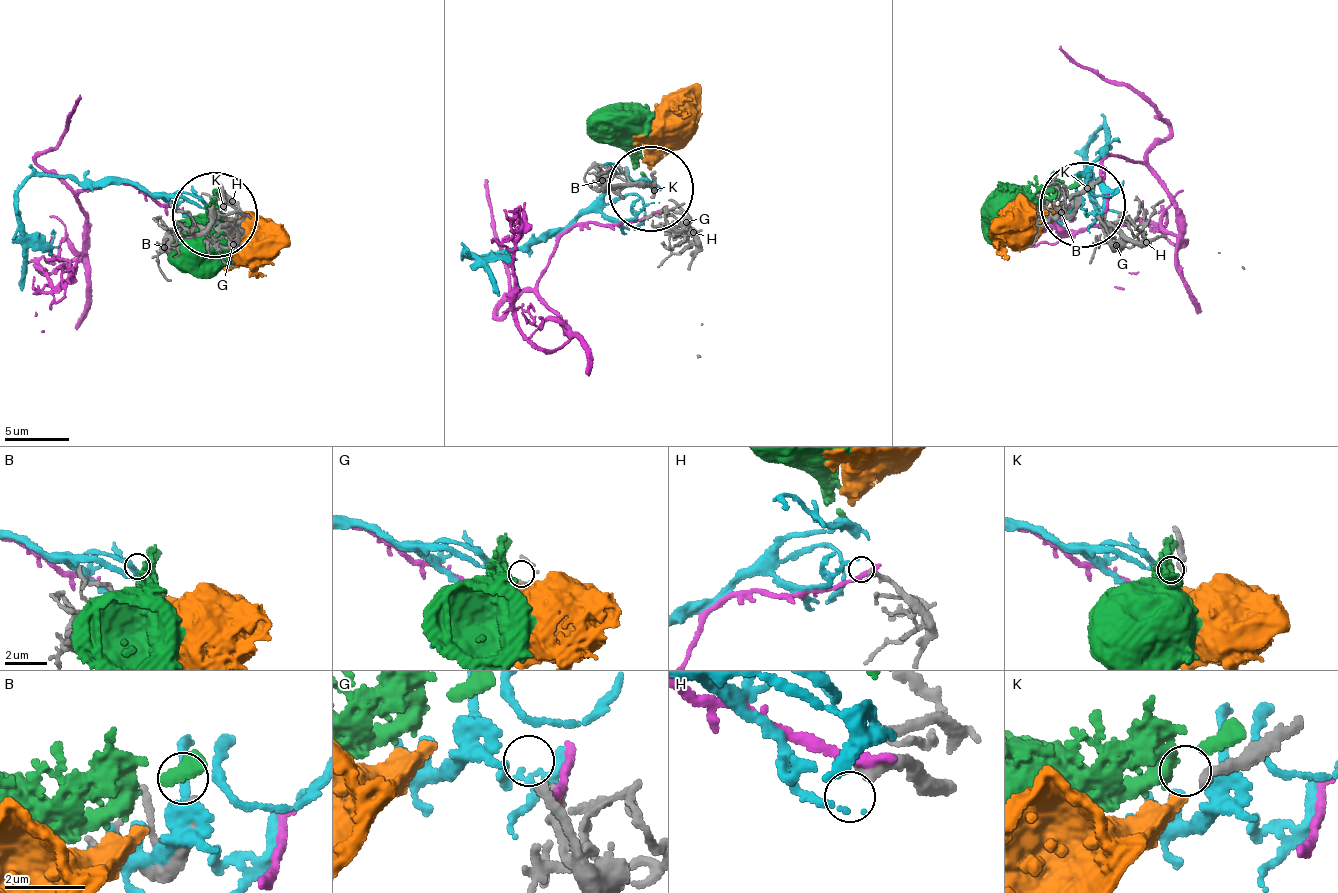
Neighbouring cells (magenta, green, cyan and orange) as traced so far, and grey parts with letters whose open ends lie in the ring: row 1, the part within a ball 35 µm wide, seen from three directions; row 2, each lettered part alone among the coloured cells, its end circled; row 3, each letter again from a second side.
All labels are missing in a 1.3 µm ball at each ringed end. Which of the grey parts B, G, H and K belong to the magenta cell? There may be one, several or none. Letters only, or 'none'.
none

